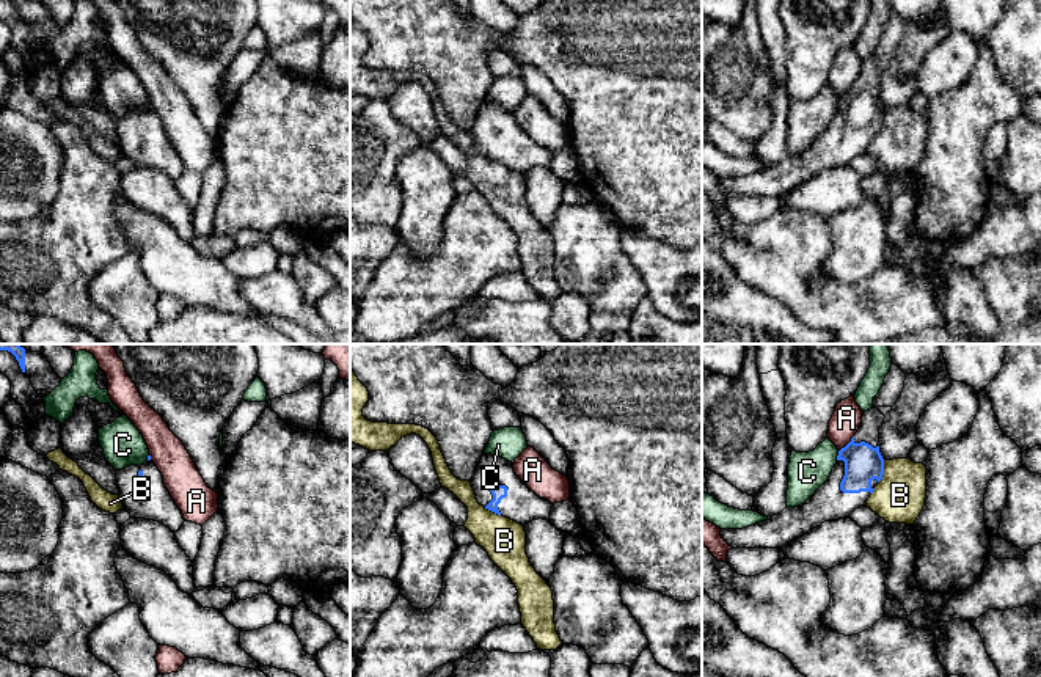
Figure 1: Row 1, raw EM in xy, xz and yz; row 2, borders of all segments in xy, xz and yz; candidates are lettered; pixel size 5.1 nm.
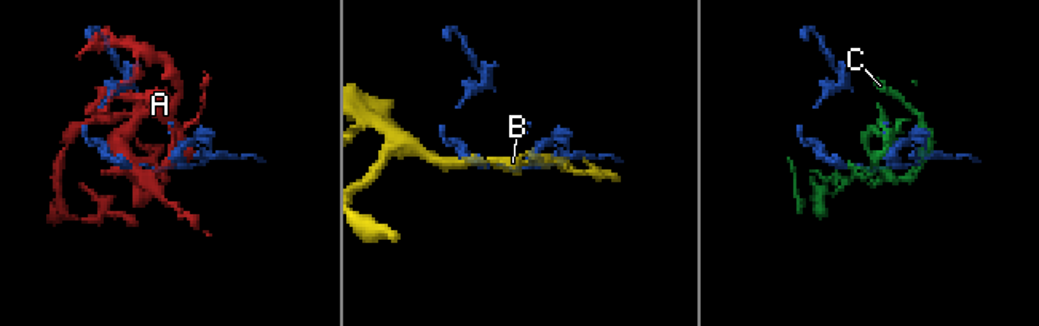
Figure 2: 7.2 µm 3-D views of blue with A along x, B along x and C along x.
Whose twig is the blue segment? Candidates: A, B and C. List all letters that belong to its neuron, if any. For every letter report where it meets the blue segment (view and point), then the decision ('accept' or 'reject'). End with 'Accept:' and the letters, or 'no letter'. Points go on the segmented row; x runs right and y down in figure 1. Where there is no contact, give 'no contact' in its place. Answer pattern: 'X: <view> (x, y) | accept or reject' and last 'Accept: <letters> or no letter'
A: yz (848, 443) | reject
B: yz (883, 472) | reject
C: yz (837, 456) | reject
Accept: no letter

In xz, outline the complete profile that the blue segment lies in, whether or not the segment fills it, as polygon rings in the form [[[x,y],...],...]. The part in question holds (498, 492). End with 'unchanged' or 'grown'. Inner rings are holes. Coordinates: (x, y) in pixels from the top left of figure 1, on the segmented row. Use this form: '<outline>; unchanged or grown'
[[[484,454],[469,482],[477,503],[498,515],[523,526],[550,518],[553,504],[531,492],[502,457]]]; grown

